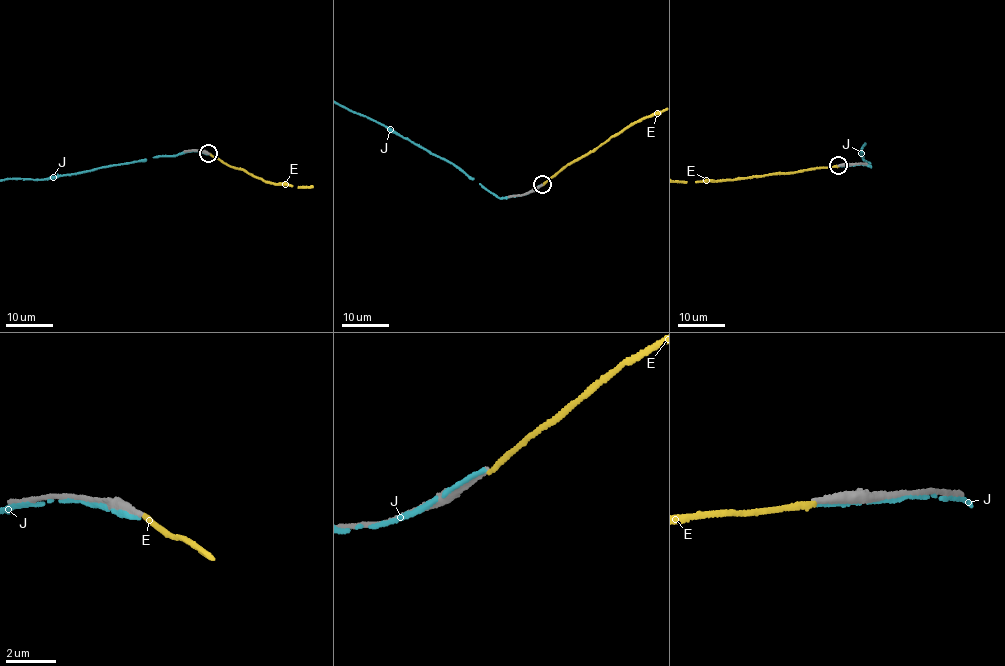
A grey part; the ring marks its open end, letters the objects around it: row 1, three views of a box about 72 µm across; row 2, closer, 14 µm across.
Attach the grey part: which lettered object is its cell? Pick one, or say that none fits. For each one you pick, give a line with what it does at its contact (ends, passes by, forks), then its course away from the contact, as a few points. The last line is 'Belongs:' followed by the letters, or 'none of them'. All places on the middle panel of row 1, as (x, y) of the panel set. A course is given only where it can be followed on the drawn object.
Belongs: none of them

